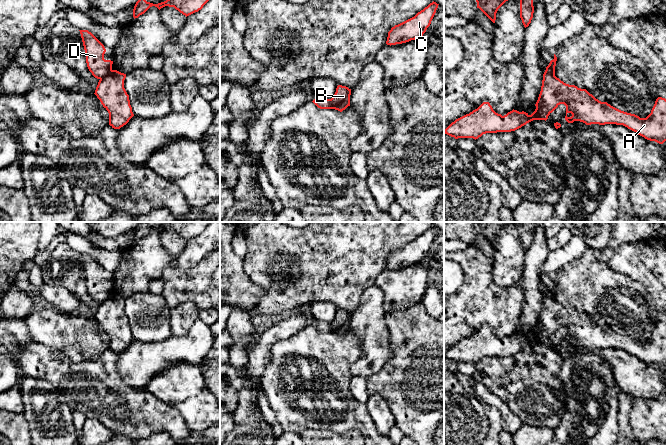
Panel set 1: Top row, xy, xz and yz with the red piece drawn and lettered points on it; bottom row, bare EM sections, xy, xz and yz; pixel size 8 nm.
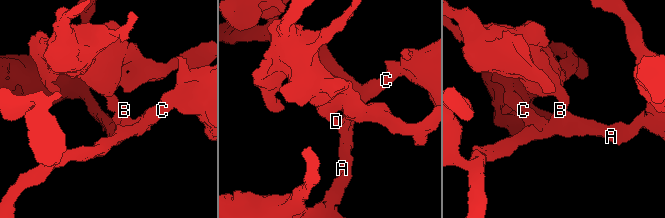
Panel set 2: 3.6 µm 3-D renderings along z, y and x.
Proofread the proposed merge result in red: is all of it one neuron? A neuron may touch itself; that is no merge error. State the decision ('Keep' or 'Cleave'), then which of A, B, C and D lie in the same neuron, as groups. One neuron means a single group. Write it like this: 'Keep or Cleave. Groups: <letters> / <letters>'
Cleave. Groups: A B C / D

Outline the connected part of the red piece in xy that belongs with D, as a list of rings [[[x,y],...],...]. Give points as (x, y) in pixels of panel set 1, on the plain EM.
[[[79,254],[85,274],[89,295],[97,303],[102,303],[112,295],[113,285],[105,284],[104,269],[88,254]]]

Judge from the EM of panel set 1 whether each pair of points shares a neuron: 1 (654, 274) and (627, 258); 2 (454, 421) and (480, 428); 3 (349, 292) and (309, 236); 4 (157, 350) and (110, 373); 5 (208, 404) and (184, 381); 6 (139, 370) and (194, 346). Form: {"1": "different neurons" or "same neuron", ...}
{"1": "same neuron", "2": "same neuron", "3": "same neuron", "4": "different neurons", "5": "same neuron", "6": "same neuron"}

